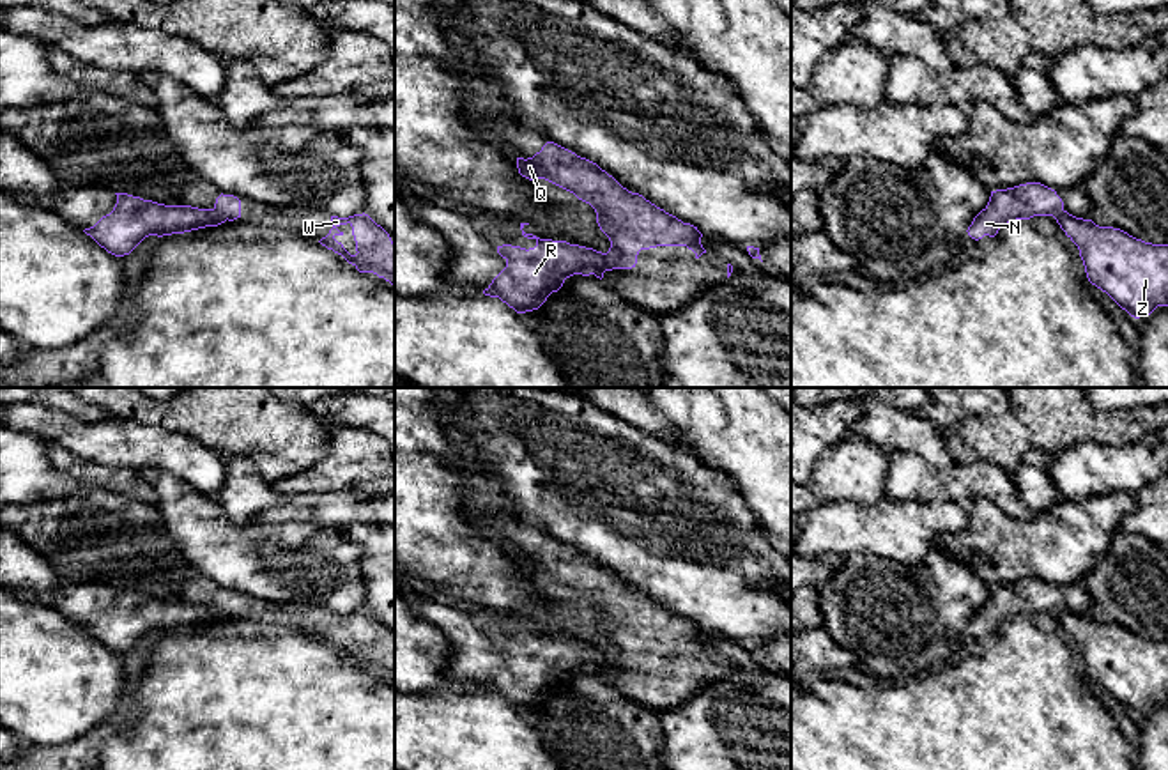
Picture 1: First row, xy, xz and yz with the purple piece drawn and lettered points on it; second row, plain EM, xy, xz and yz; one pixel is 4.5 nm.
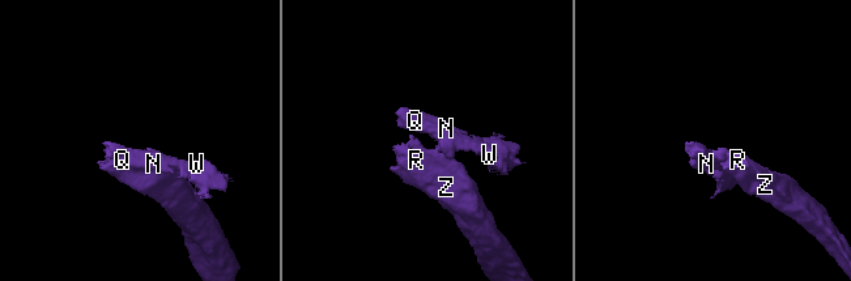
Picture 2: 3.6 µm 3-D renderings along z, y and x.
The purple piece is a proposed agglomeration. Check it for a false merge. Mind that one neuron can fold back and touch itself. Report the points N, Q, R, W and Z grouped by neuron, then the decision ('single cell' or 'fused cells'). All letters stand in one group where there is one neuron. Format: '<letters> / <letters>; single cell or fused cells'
N Q W / R Z; fused cells

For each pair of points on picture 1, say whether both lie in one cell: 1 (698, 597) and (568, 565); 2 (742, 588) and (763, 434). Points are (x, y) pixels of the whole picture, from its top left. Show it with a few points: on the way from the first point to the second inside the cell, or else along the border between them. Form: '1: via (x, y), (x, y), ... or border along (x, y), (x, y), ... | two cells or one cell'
1: border along (583, 554), (597, 560), (623, 585) | two cells
2: border along (726, 475), (772, 544) | two cells

